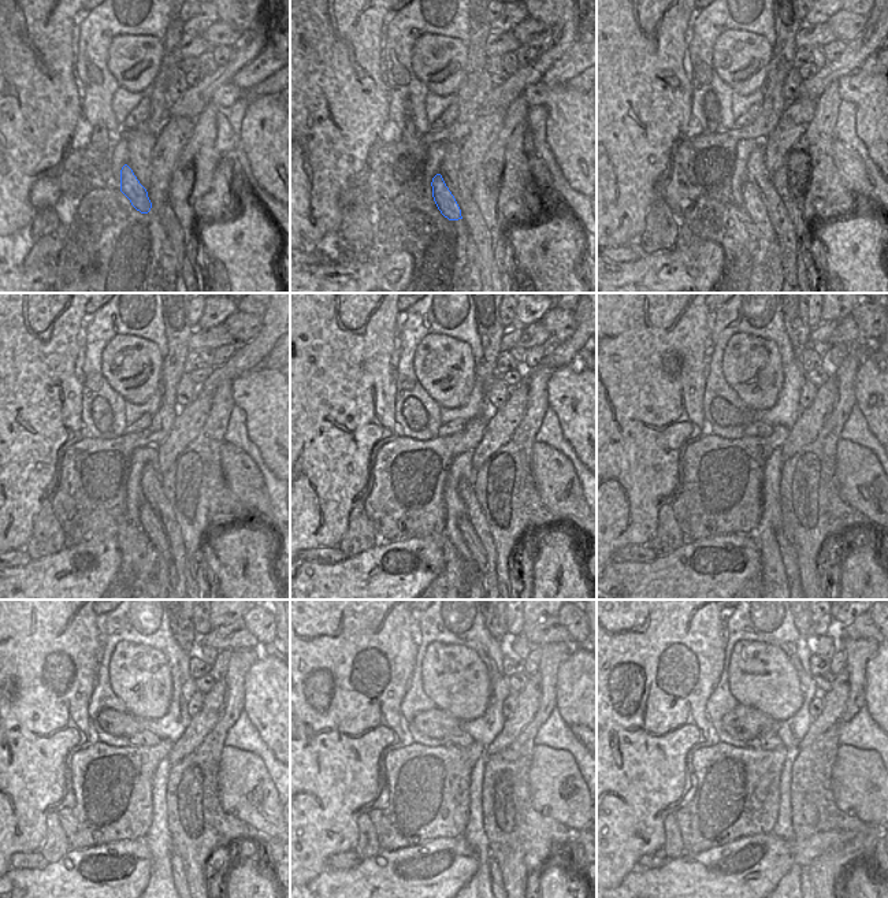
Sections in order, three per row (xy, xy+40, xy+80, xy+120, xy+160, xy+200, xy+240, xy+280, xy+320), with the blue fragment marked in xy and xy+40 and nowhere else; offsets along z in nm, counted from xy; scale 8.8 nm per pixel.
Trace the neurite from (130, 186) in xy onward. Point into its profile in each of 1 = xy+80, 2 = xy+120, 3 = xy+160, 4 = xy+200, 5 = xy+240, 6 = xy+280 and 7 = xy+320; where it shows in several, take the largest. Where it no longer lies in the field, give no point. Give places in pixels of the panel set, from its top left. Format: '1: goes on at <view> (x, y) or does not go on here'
1: goes on at xy+80 (753, 204)
2: goes on at xy+120 (149, 522)
3: goes on at xy+160 (479, 560)
4: goes on at xy+200 (790, 557)
5: goes on at xy+240 (177, 863)
6: goes on at xy+280 (495, 872)
7: goes on at xy+320 (805, 878)

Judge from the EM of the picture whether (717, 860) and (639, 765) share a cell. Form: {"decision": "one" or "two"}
{"decision": "two"}

